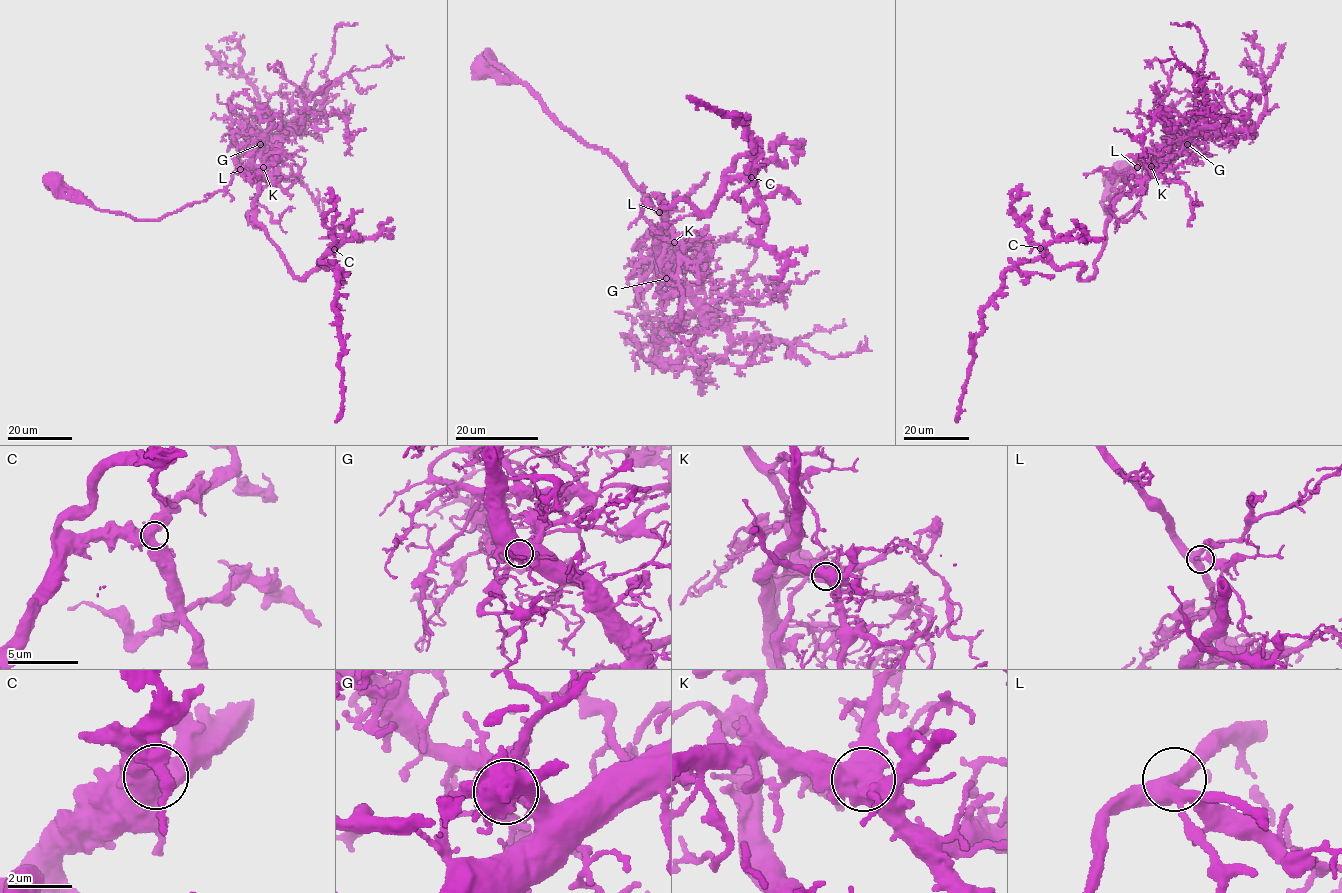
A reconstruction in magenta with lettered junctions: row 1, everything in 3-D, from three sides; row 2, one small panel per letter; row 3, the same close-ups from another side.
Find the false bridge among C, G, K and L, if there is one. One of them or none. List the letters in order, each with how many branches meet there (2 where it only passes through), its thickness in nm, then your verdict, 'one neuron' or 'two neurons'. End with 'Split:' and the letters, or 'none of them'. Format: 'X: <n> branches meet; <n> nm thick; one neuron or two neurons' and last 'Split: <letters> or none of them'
C: 3 branches meet; 550 nm thick; one neuron
G: 3 branches meet; 400 nm thick; one neuron
K: 3 branches meet; 650 nm thick; one neuron
L: 3 branches meet; 440 nm thick; one neuron
Split: none of them

